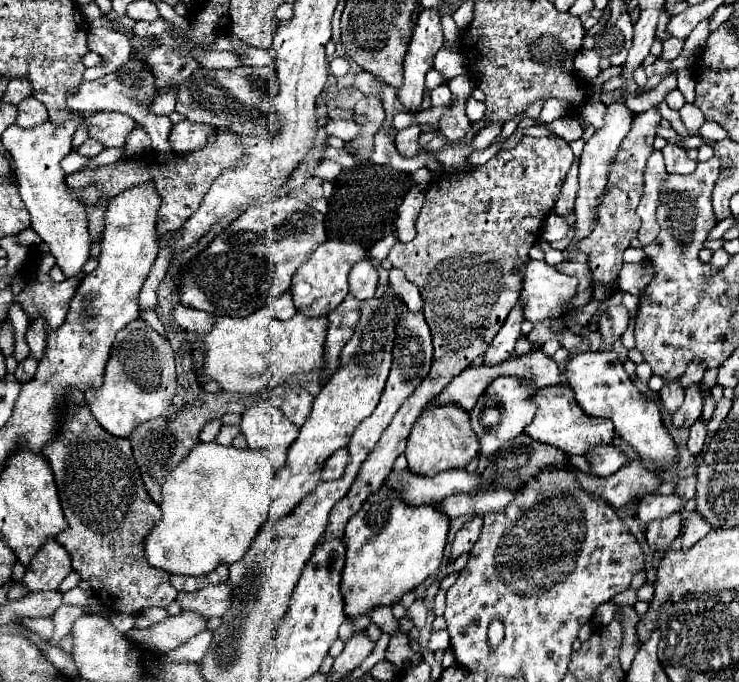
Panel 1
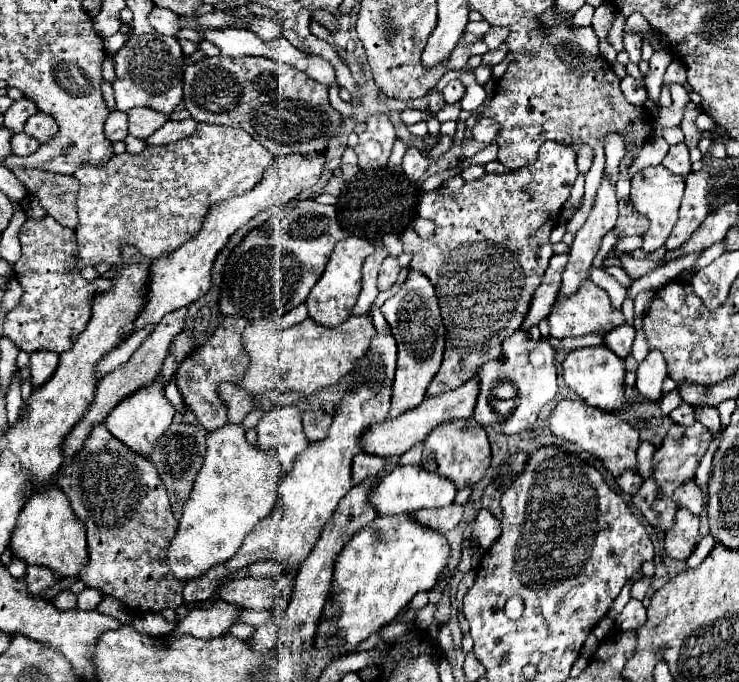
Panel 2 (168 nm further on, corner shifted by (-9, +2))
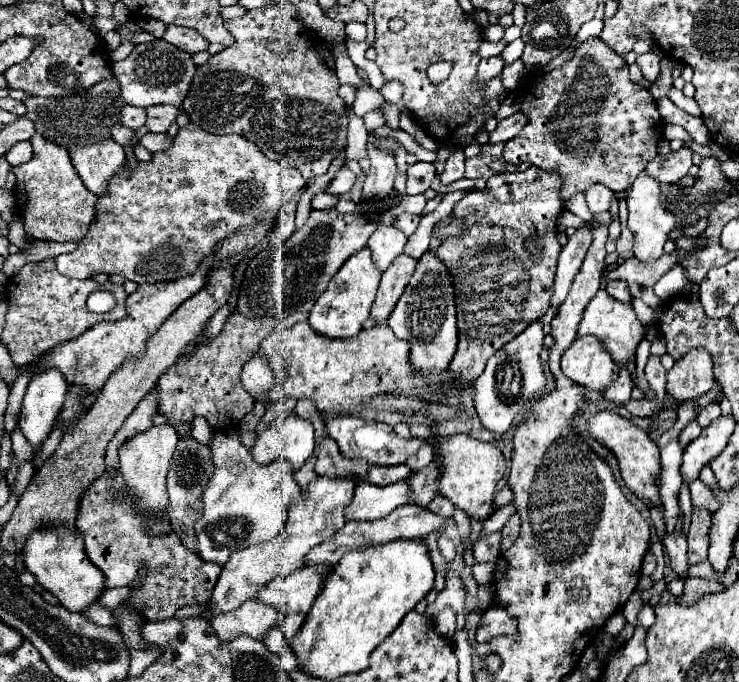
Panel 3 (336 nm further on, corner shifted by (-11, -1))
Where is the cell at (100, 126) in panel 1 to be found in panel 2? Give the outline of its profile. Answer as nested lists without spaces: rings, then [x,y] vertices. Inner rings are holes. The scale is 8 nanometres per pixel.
[[[132,108],[128,110],[128,128],[130,134],[136,138],[148,138],[152,132],[156,132],[160,126],[164,126],[170,120],[170,116],[162,116],[154,112],[152,108]]]

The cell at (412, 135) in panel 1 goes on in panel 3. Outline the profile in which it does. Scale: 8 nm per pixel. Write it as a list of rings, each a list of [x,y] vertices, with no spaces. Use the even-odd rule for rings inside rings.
[[[414,163],[408,167],[408,185],[406,191],[408,195],[418,195],[424,193],[430,187],[432,177],[436,175],[434,163]]]

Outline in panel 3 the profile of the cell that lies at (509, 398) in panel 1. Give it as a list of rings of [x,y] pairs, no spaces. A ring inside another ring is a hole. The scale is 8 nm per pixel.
[[[540,321],[526,327],[508,347],[502,347],[492,359],[488,359],[484,373],[476,379],[474,387],[474,407],[482,425],[494,433],[506,433],[518,415],[526,409],[526,403],[534,403],[546,389],[546,375],[540,361],[542,351],[542,325]]]

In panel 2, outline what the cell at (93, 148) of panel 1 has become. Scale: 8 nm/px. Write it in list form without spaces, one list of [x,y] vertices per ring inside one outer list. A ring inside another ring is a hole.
[[[120,110],[110,112],[110,116],[106,118],[106,124],[104,124],[104,132],[106,132],[106,138],[108,138],[110,142],[124,140],[124,138],[128,136],[126,112],[120,112]]]

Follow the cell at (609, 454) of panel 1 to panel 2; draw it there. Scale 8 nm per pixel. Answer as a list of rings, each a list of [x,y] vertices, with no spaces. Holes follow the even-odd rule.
[[[642,442],[638,448],[638,470],[642,478],[650,478],[652,476],[652,456],[656,452],[656,446],[652,442]]]

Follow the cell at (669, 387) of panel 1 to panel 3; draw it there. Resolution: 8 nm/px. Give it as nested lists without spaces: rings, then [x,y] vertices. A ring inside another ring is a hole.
[[[696,419],[690,421],[690,423],[682,429],[682,433],[680,433],[680,445],[686,447],[692,439],[696,439],[696,435],[700,435],[700,431],[702,431],[702,427],[696,423]]]

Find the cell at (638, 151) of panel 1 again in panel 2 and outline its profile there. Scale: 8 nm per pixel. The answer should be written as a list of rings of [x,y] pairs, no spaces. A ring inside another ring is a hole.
[[[626,198],[626,200],[620,200],[620,216],[618,216],[618,222],[616,222],[616,228],[620,230],[620,236],[642,236],[648,228],[648,220],[642,218],[632,202]]]

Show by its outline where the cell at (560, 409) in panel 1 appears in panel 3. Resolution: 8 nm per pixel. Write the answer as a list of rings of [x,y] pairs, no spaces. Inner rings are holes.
[[[598,411],[592,413],[588,423],[586,423],[588,433],[602,443],[604,447],[608,447],[614,457],[618,459],[620,465],[620,475],[626,483],[626,487],[640,499],[654,503],[654,505],[662,505],[660,495],[658,495],[658,475],[660,475],[660,451],[658,445],[648,437],[648,433],[640,427],[636,427],[634,423],[630,423],[628,419],[616,415],[616,413],[608,413],[608,411]]]

